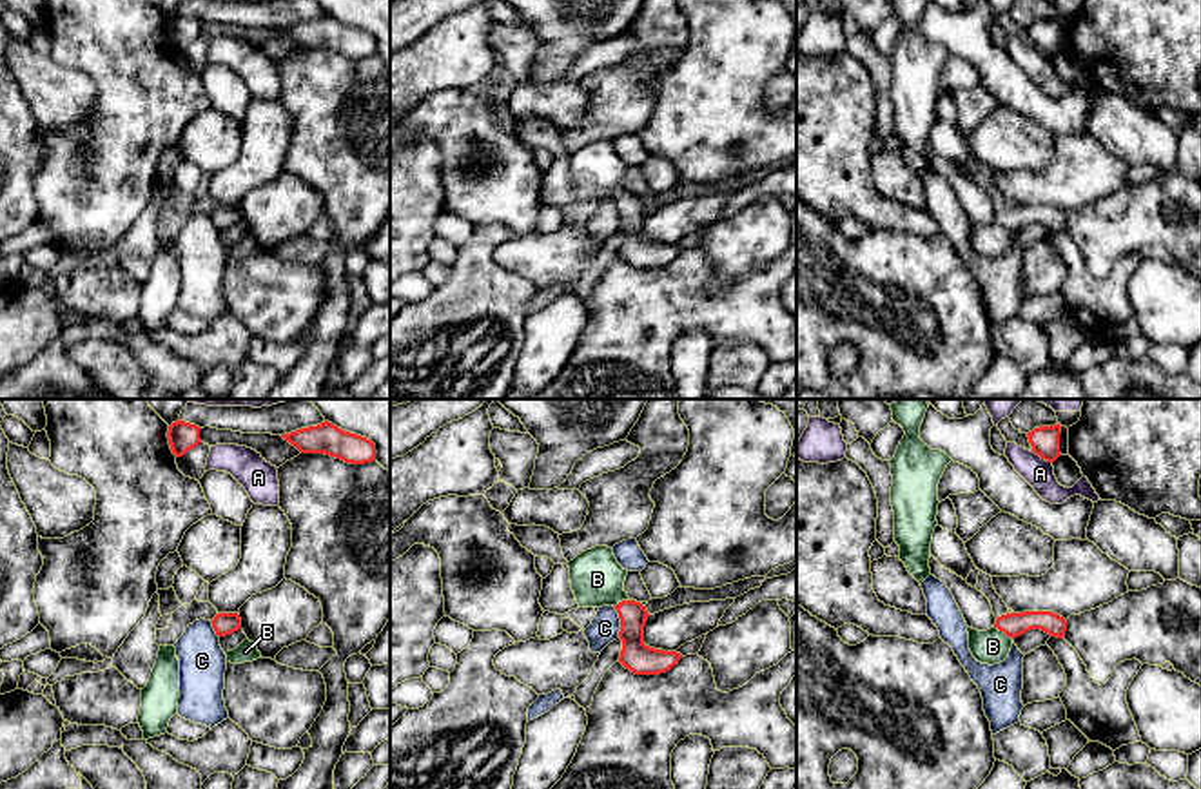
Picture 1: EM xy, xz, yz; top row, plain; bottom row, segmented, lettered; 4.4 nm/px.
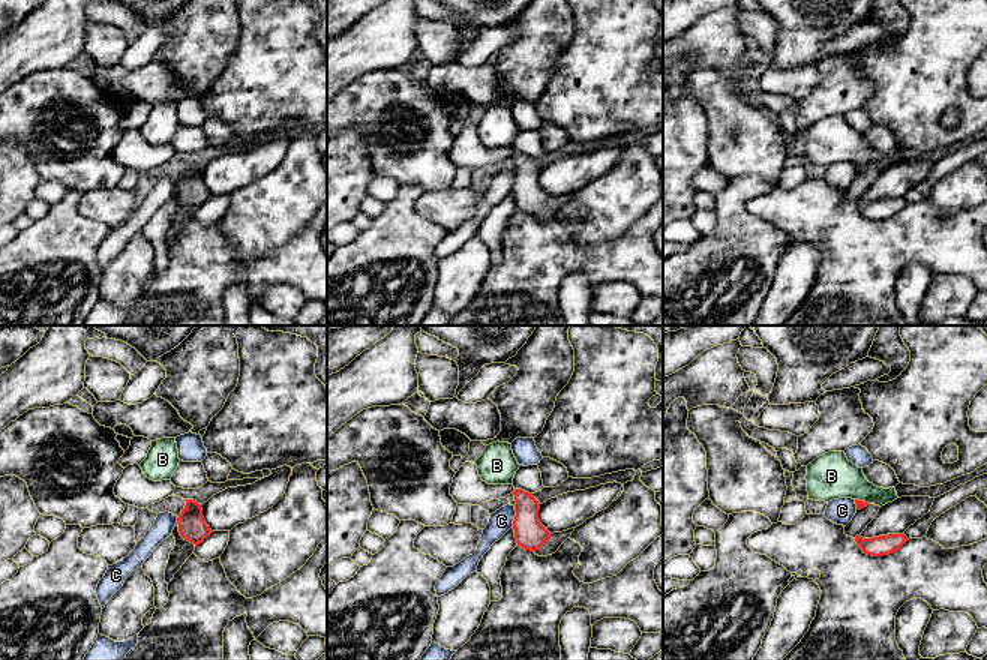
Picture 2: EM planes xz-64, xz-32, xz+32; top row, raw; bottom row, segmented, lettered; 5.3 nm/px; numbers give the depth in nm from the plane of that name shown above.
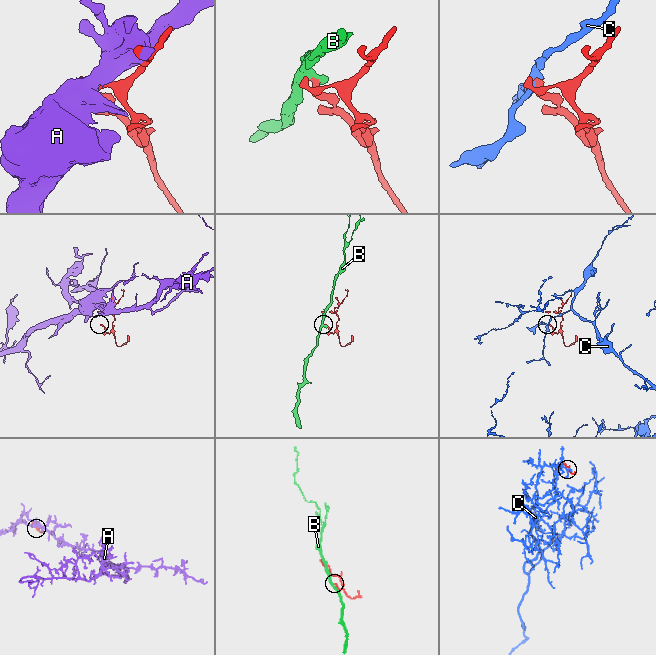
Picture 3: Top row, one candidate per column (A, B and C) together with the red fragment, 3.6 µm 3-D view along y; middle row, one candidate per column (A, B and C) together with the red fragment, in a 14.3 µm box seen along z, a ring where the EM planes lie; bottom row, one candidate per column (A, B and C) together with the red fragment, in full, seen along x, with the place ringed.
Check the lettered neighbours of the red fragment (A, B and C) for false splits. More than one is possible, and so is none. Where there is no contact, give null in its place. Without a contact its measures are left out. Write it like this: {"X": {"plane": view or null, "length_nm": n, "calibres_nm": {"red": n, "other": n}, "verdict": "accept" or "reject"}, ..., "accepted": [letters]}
{"A": {"plane": "yz", "length_nm": 110, "calibres_nm": {"red": 130, "other": 130}, "verdict": "reject"}, "B": {"plane": "xz", "length_nm": 110, "calibres_nm": {"red": 140, "other": 240}, "verdict": "reject"}, "C": {"plane": "xz", "length_nm": 150, "calibres_nm": {"red": 140, "other": 130}, "verdict": "reject"}, "accepted": []}

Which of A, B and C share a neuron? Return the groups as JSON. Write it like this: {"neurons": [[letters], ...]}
{"neurons": [["A"], ["B"], ["C"]]}

